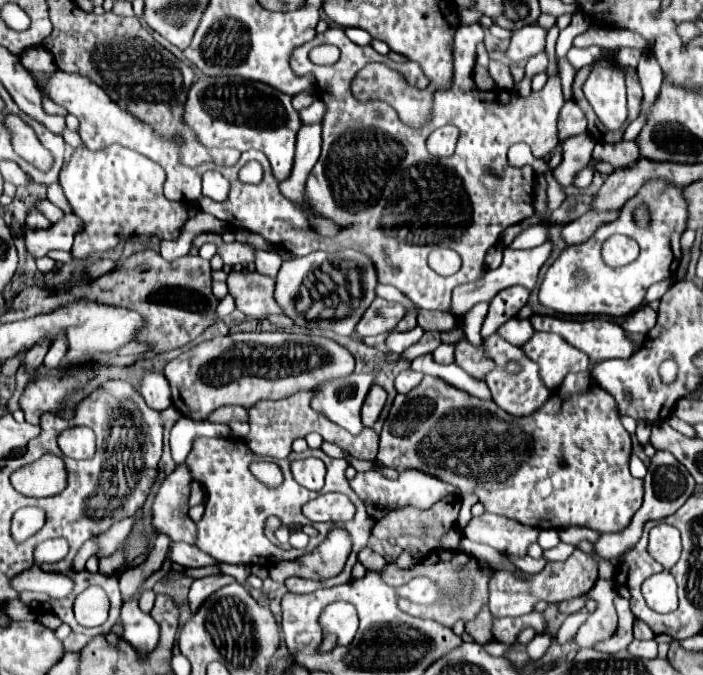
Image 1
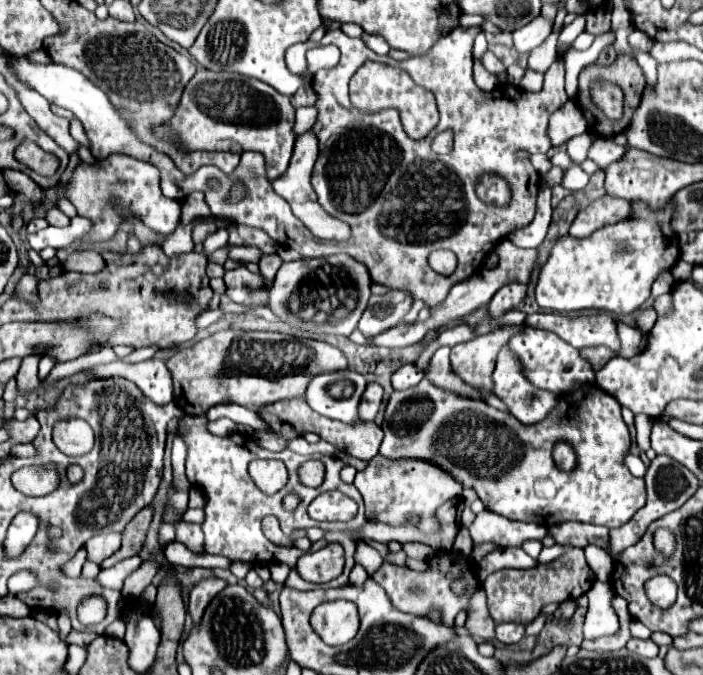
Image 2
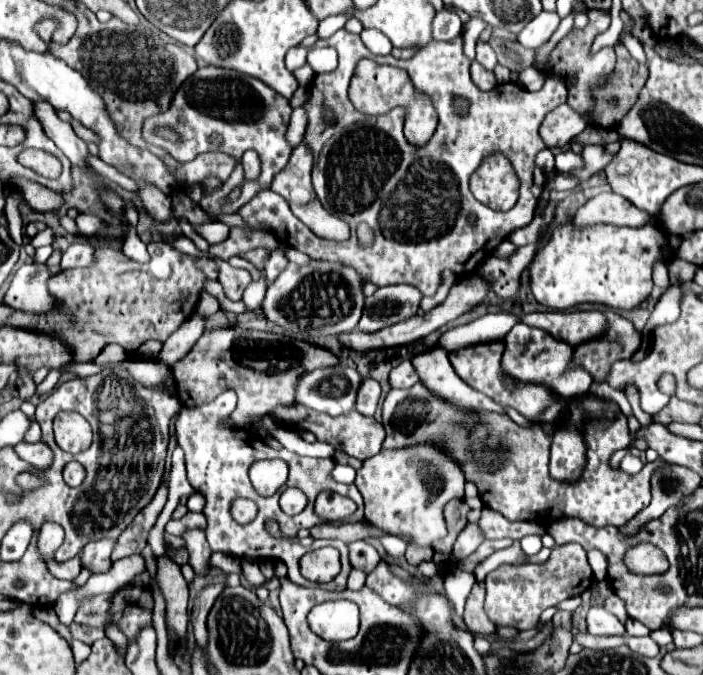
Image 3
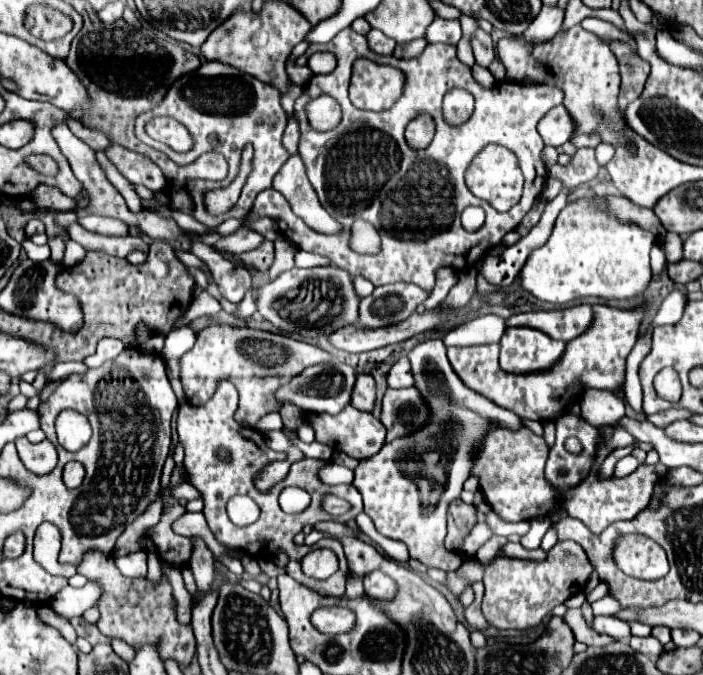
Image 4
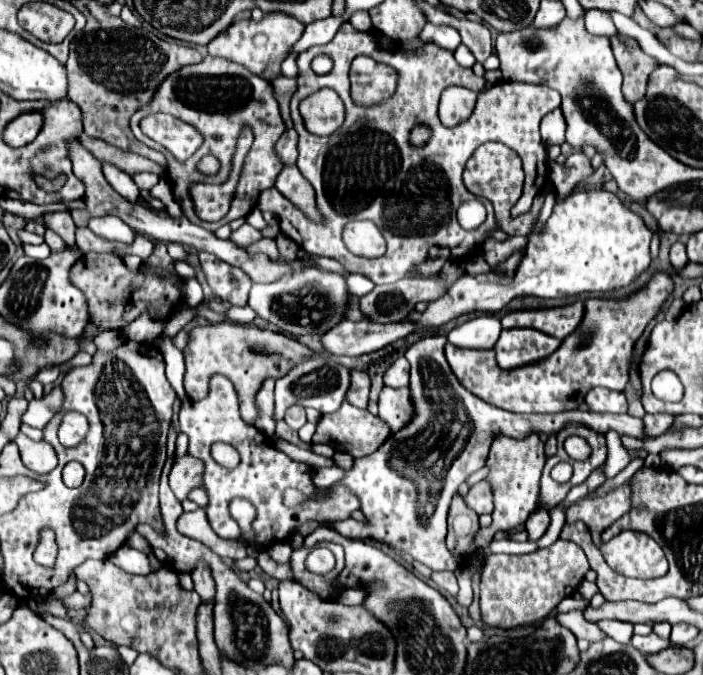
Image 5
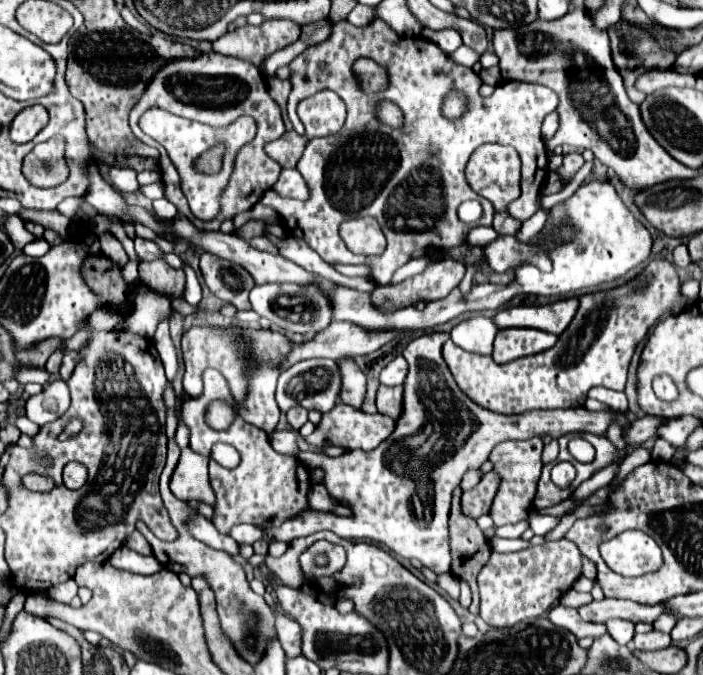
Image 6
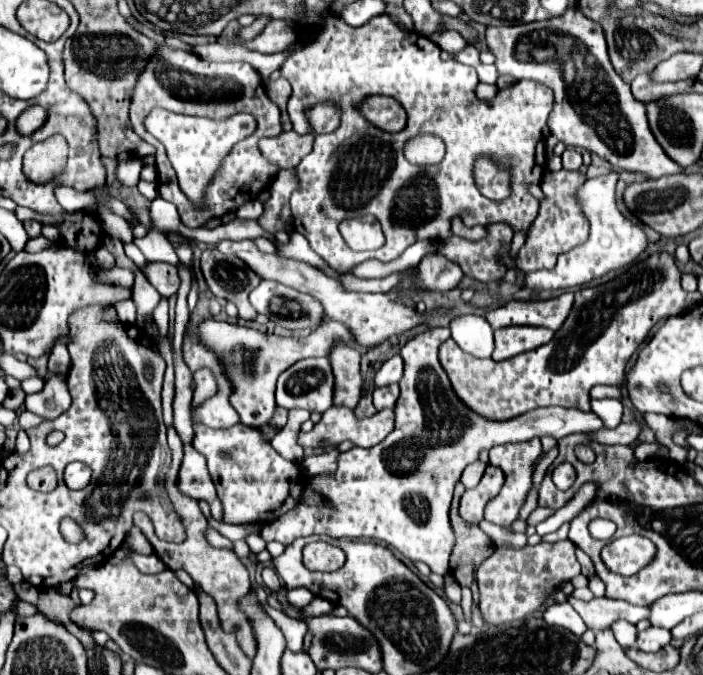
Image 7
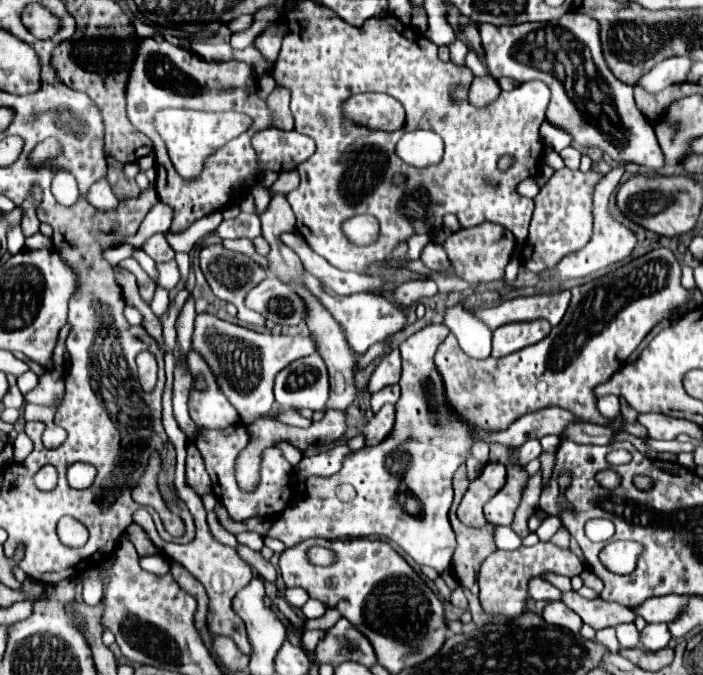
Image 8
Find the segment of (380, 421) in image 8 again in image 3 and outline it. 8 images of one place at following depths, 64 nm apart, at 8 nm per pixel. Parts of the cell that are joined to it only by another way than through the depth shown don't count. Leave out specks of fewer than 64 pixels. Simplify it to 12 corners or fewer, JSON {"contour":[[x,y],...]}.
{"contour":[[294,404],[294,430],[366,460],[382,450],[384,426],[356,410],[344,416]]}

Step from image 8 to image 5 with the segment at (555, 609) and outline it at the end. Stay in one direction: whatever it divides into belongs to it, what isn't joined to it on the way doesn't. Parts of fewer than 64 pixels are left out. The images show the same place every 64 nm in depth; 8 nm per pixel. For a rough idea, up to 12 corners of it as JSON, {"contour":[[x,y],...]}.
{"contour":[[578,610],[558,612],[558,624],[578,640],[598,642],[606,636]]}

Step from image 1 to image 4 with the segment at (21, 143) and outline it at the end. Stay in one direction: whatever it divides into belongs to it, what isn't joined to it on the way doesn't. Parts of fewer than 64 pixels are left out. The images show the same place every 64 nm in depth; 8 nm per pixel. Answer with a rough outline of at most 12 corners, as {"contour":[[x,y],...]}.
{"contour":[[32,156],[38,172],[54,176],[58,172],[56,162],[48,156]]}

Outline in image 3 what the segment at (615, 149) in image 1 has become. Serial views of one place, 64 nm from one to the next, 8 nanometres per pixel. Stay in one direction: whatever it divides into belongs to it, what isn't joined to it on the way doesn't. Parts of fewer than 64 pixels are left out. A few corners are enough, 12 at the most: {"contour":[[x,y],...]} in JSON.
{"contour":[[584,146],[584,168],[572,170],[580,182],[606,168],[612,160],[602,146]]}

